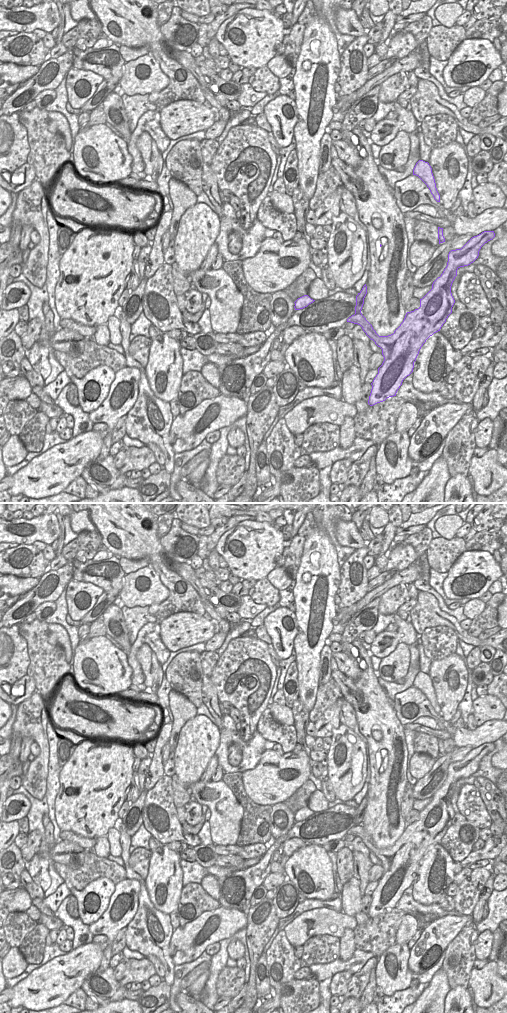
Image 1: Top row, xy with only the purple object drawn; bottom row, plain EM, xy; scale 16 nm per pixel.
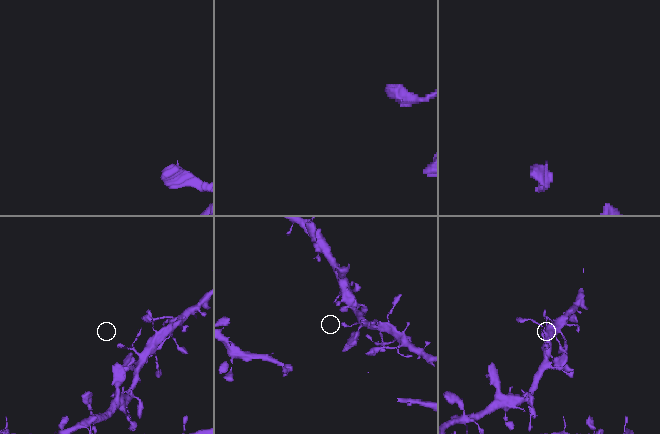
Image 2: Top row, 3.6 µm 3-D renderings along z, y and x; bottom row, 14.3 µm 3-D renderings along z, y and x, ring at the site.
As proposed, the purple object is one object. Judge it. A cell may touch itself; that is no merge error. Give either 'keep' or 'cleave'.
keep

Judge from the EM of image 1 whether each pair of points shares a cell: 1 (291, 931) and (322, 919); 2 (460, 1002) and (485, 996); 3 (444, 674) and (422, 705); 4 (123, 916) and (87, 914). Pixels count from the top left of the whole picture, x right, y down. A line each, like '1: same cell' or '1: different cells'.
1: same cell
2: different cells
3: different cells
4: different cells

